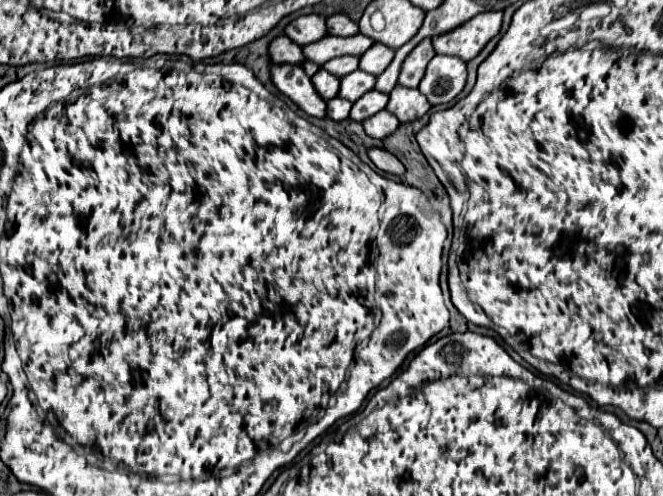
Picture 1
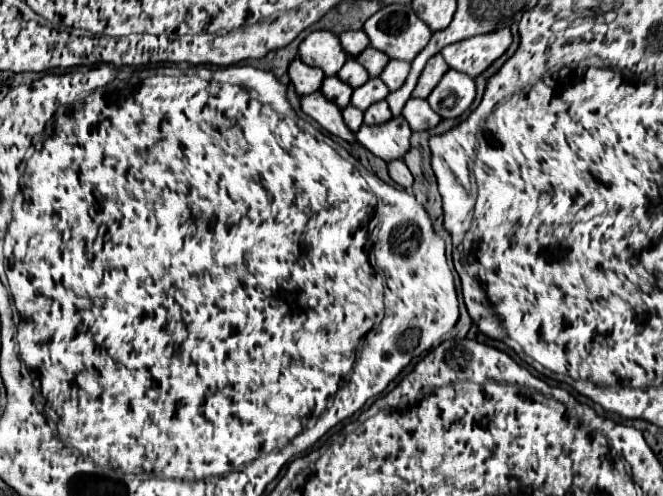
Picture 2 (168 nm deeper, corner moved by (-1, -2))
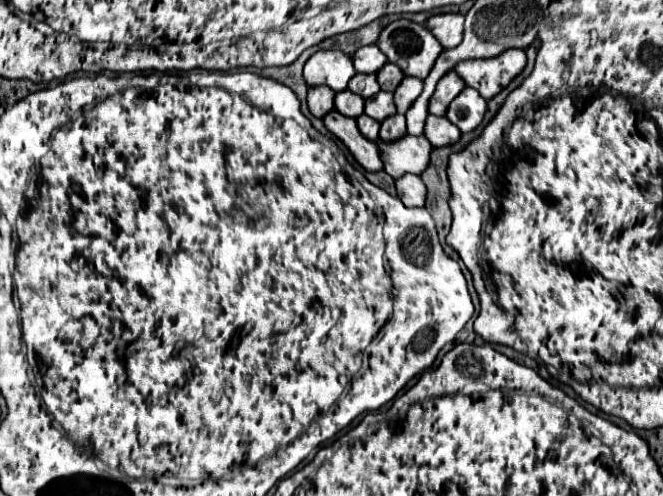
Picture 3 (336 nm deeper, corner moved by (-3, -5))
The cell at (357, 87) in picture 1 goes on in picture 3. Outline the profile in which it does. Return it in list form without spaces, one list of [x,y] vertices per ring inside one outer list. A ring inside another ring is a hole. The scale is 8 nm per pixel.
[[[379,92],[375,98],[367,98],[365,100],[365,114],[383,122],[383,118],[389,118],[391,114],[395,114],[395,102],[393,102],[393,94],[391,92]]]

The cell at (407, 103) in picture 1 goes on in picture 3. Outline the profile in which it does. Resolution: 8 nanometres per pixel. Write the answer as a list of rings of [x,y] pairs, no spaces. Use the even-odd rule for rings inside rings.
[[[429,116],[425,124],[425,136],[433,146],[451,146],[461,138],[461,132],[447,118]]]

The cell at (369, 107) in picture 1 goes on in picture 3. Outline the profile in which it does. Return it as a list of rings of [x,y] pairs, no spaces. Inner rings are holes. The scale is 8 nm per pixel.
[[[395,114],[391,118],[387,118],[383,124],[381,124],[381,132],[379,132],[379,138],[383,142],[395,142],[399,138],[407,136],[407,126],[405,126],[405,116],[401,114]]]

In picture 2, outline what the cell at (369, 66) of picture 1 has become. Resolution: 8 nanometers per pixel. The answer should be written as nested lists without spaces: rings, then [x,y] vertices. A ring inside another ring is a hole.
[[[389,59],[389,63],[385,65],[385,71],[381,71],[379,77],[391,91],[395,91],[403,85],[407,73],[409,73],[409,63],[401,59]]]

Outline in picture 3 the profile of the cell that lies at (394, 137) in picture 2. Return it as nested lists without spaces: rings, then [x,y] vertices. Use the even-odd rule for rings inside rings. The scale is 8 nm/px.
[[[403,136],[397,142],[377,142],[381,148],[385,172],[395,180],[403,174],[423,174],[429,166],[429,154],[433,150],[425,136]]]

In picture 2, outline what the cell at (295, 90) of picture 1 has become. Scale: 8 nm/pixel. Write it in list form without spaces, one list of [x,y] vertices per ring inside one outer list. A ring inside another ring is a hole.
[[[313,91],[313,95],[301,95],[301,109],[329,133],[347,141],[355,141],[355,135],[343,123],[341,109],[329,99],[325,99],[321,91]]]

